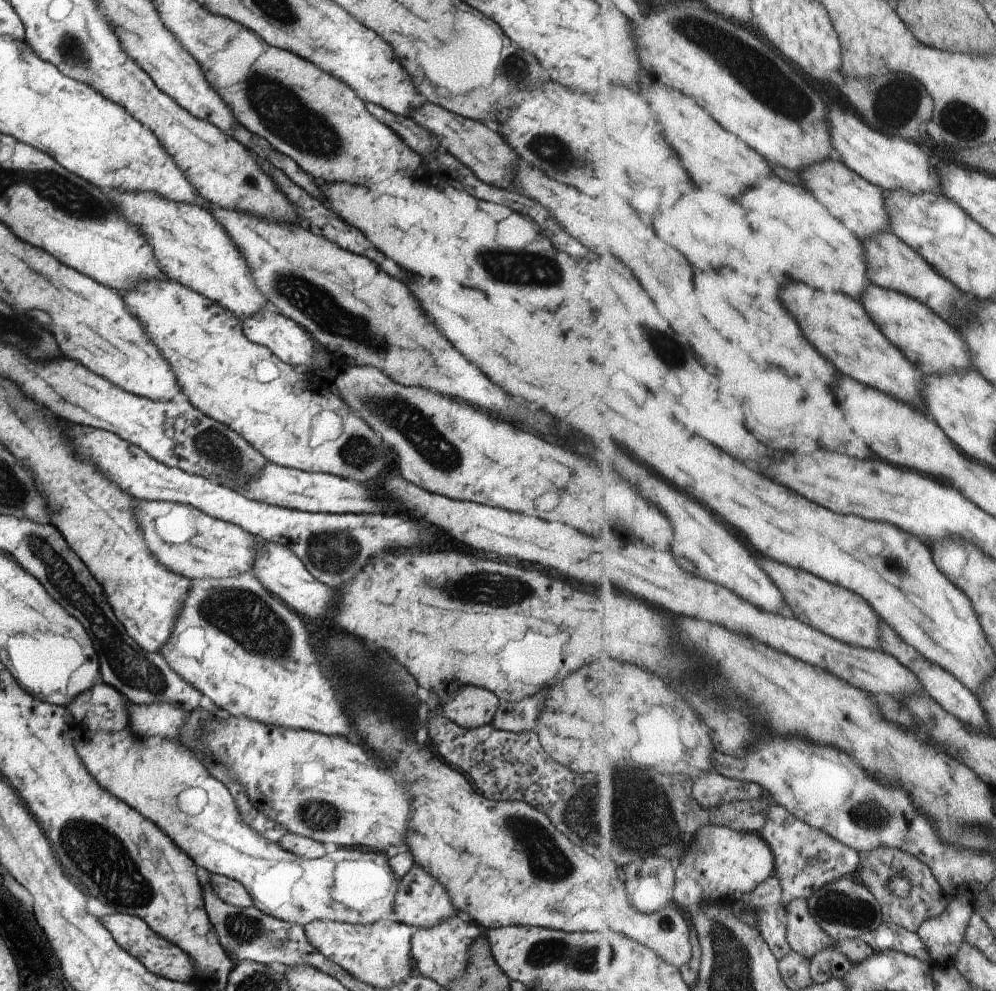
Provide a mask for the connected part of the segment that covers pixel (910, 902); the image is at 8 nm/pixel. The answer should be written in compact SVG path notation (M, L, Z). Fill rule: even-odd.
M878 847L861 851L861 855L863 859L856 876L874 891L882 903L886 923L896 923L918 933L924 922L943 915L951 905L953 897L942 886L932 867L917 856L896 847ZM894 875L910 878L913 885L909 897L901 898L890 890L890 878Z

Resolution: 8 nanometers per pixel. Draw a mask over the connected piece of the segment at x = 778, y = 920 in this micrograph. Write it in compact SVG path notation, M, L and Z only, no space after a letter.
M776 874L770 875L770 878L746 894L744 898L759 912L760 931L779 959L786 958L793 951L793 946L788 940L789 910L788 905L783 903L783 894L781 878Z

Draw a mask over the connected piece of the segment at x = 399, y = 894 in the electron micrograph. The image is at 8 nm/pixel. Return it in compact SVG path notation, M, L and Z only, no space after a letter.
M414 864L402 878L399 878L398 882L393 902L393 909L398 922L413 928L431 927L444 919L459 914L445 888L420 865Z

